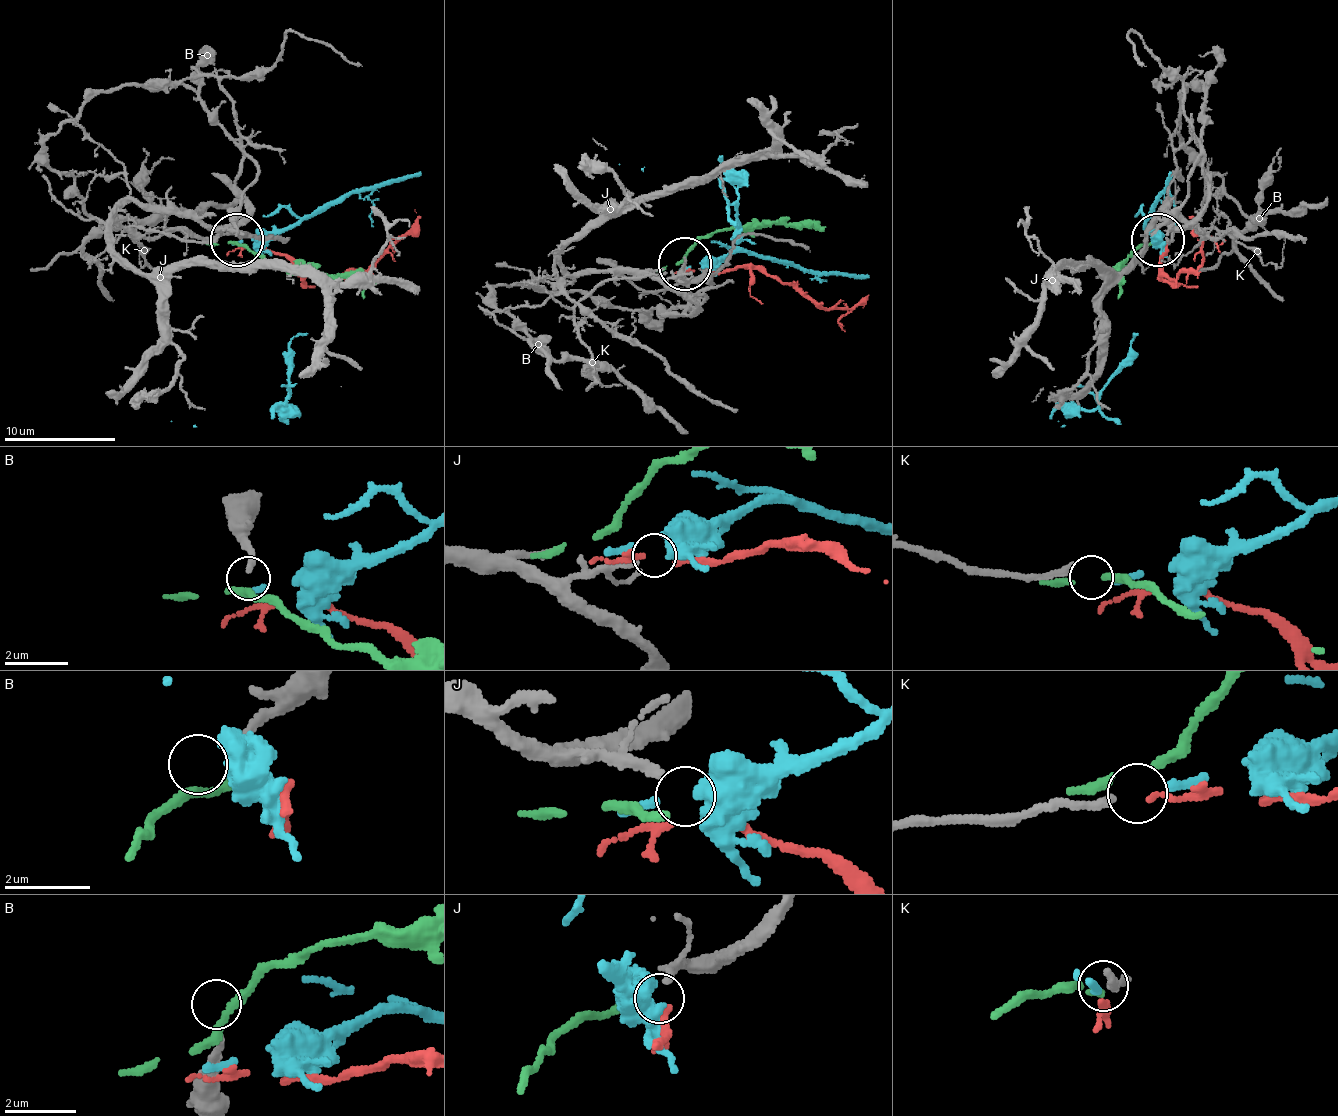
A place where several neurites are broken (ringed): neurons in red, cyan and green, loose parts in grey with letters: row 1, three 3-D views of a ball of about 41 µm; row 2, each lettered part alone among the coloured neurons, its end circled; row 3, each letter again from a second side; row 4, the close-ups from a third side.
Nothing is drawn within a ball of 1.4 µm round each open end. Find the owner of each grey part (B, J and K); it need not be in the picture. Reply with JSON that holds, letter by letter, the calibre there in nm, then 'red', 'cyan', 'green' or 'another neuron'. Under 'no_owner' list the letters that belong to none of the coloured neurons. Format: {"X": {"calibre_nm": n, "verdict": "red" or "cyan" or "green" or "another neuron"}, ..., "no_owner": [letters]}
{"B": {"calibre_nm": 200, "verdict": "another neuron"}, "J": {"calibre_nm": 240, "verdict": "red"}, "K": {"calibre_nm": 240, "verdict": "cyan"}, "no_owner": ["B"]}

